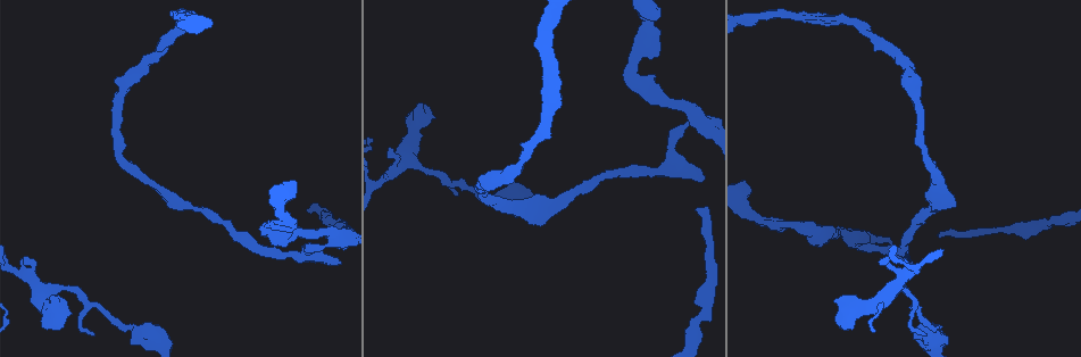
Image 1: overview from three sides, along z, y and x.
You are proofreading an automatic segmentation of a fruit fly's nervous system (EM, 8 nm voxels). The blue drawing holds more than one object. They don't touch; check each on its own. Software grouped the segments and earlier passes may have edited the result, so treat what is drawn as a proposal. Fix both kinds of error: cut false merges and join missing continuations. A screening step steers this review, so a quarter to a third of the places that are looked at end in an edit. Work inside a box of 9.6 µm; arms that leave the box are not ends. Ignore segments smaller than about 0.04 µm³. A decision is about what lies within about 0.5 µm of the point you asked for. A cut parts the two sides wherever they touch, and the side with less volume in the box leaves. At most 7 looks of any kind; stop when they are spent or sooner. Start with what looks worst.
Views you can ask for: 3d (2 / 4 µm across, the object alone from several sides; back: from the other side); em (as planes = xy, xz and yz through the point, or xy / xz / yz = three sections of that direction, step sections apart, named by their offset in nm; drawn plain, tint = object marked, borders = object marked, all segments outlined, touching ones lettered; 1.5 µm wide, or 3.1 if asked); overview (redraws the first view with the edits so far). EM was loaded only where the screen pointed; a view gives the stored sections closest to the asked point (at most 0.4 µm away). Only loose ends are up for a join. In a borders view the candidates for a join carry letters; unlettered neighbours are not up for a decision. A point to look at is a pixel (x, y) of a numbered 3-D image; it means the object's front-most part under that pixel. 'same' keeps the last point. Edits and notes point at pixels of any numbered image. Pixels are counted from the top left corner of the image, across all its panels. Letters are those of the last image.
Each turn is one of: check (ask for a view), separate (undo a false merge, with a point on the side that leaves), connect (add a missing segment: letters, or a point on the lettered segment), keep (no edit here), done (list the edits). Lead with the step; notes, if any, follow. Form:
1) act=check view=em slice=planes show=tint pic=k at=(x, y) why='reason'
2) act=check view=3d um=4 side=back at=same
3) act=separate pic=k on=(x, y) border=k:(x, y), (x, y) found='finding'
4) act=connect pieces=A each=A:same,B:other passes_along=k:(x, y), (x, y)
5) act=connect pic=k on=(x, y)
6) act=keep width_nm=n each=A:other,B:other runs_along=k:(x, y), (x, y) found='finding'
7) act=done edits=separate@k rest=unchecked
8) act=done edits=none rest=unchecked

act=check view=3d um=2 side=back pic=1 at=(938, 236) why='free end'

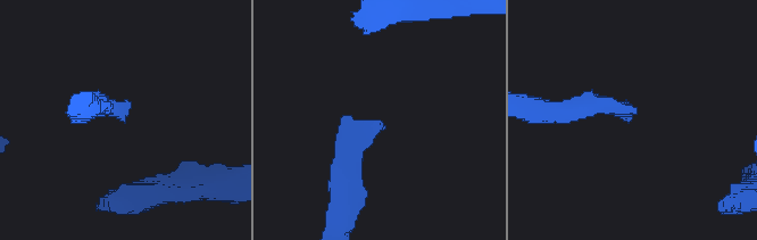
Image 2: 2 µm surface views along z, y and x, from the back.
act=check view=em slice=yz step=4 show=borders pic=2 at=(118, 117)

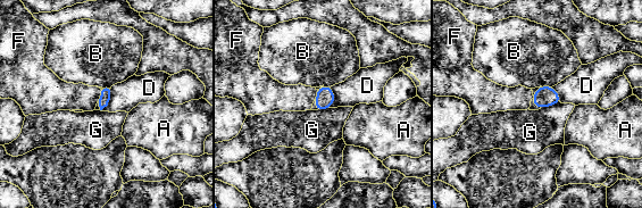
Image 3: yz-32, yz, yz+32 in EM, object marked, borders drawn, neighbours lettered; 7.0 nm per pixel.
act=connect pieces=F each=A:other,B:other,D:other,F:same,G:other found='the neuron continues'

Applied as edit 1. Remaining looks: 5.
act=check view=overview why='see it whole again'

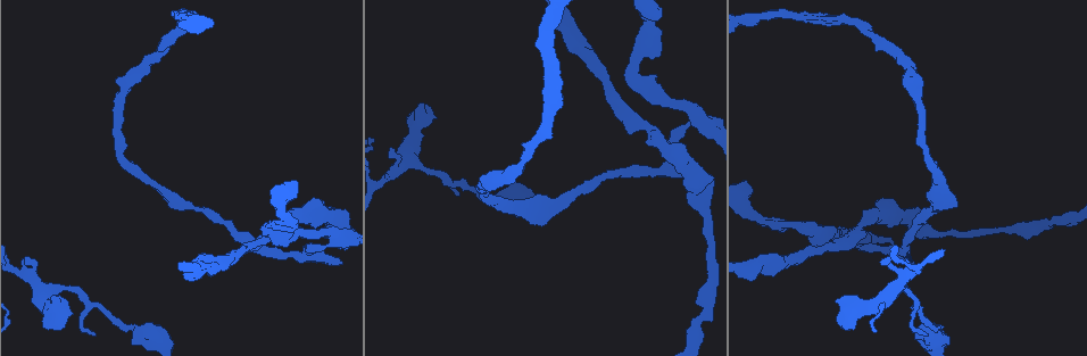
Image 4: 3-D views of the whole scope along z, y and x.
act=check view=3d um=4 pic=4 at=(26, 257) why='free end'

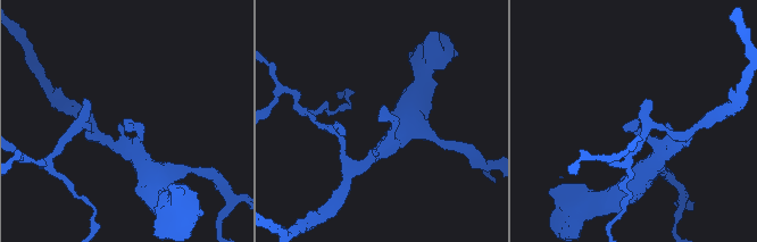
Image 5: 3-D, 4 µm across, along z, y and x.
act=check view=em slice=yz step=4 show=borders pic=5 at=(128, 122) why='now the EM'

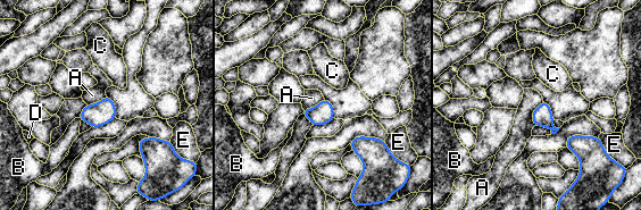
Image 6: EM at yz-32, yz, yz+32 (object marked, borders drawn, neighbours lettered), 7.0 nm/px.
act=check view=em slice=planes show=borders at=same

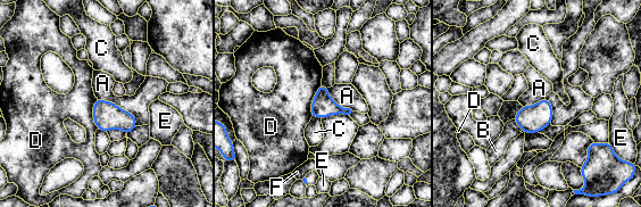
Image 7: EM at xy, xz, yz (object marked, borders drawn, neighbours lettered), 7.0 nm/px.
act=keep each=A:other,B:other,C:other,D:other,E:other,F:other found='no lettered segment goes on from it'

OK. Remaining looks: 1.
act=done edits=connect@3 rest=unchecked

